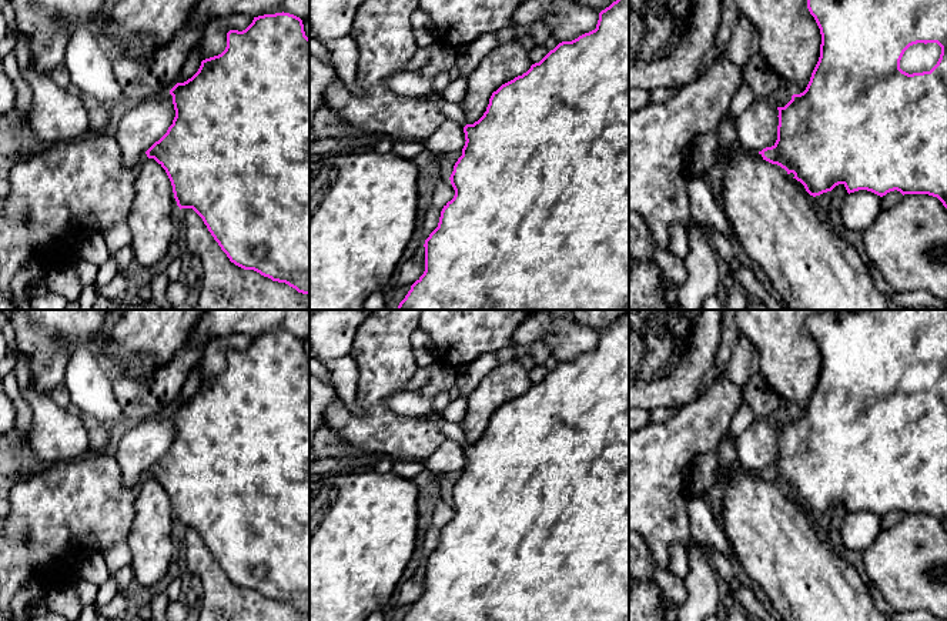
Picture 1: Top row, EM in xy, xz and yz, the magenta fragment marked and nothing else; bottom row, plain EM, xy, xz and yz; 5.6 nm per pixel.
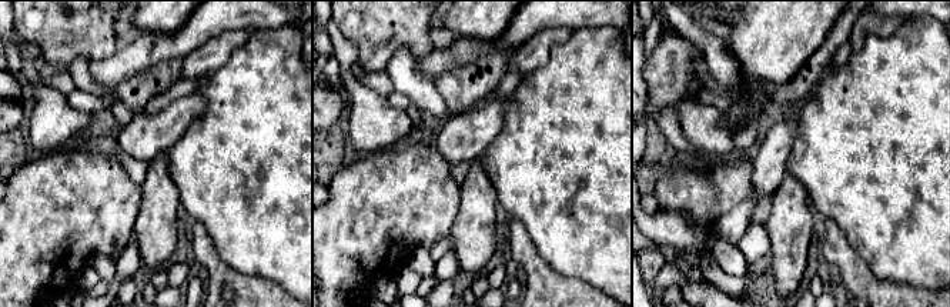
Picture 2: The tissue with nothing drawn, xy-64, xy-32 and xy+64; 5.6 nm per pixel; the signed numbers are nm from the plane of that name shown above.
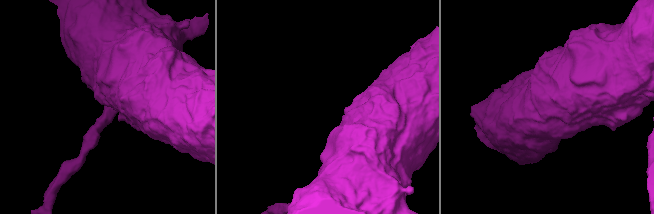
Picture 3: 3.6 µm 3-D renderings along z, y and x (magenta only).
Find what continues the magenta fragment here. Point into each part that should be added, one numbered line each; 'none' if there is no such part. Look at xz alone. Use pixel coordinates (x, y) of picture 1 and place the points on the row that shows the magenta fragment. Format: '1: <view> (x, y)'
1: xz (454, 112)

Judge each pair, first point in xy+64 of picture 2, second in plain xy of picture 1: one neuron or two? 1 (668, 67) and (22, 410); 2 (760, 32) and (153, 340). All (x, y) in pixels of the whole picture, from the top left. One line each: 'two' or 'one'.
1: two
2: one

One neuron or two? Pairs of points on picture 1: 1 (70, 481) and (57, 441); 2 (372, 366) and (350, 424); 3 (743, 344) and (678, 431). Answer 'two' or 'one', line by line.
1: two
2: one
3: two

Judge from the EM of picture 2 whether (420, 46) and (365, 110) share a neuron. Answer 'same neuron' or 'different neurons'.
different neurons

